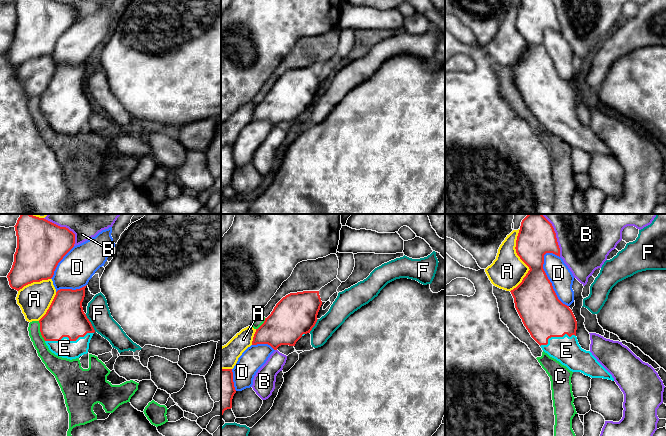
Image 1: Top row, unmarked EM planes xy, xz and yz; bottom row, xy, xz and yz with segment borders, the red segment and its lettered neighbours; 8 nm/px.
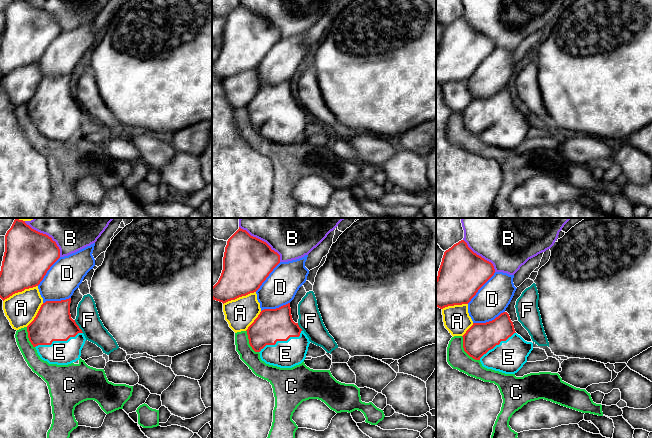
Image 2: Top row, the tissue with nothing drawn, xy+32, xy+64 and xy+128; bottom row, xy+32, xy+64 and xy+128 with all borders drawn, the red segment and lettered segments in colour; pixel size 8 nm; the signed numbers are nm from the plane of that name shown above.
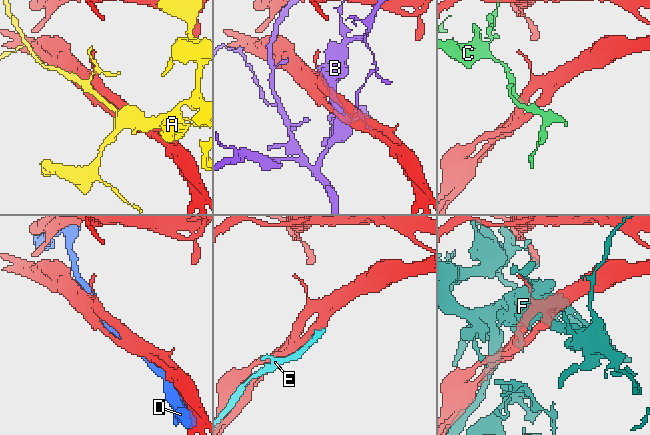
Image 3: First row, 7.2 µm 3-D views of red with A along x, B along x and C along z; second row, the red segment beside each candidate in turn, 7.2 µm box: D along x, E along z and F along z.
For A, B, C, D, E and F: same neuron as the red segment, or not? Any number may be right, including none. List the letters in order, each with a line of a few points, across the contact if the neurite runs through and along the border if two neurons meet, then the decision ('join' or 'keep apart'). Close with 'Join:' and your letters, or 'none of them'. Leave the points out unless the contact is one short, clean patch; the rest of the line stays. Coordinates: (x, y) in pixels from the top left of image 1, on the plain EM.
A: keep apart
B: keep apart
C: keep apart
D: keep apart
E: join
F: keep apart
Join: E

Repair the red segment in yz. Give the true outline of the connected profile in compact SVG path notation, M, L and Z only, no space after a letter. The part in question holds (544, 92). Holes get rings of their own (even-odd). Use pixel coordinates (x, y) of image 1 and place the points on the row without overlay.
M521 0L515 25L530 46L510 68L531 113L545 129L570 147L614 157L592 129L579 121L576 94L569 82L558 75L543 45L546 29L560 33L552 0Z

